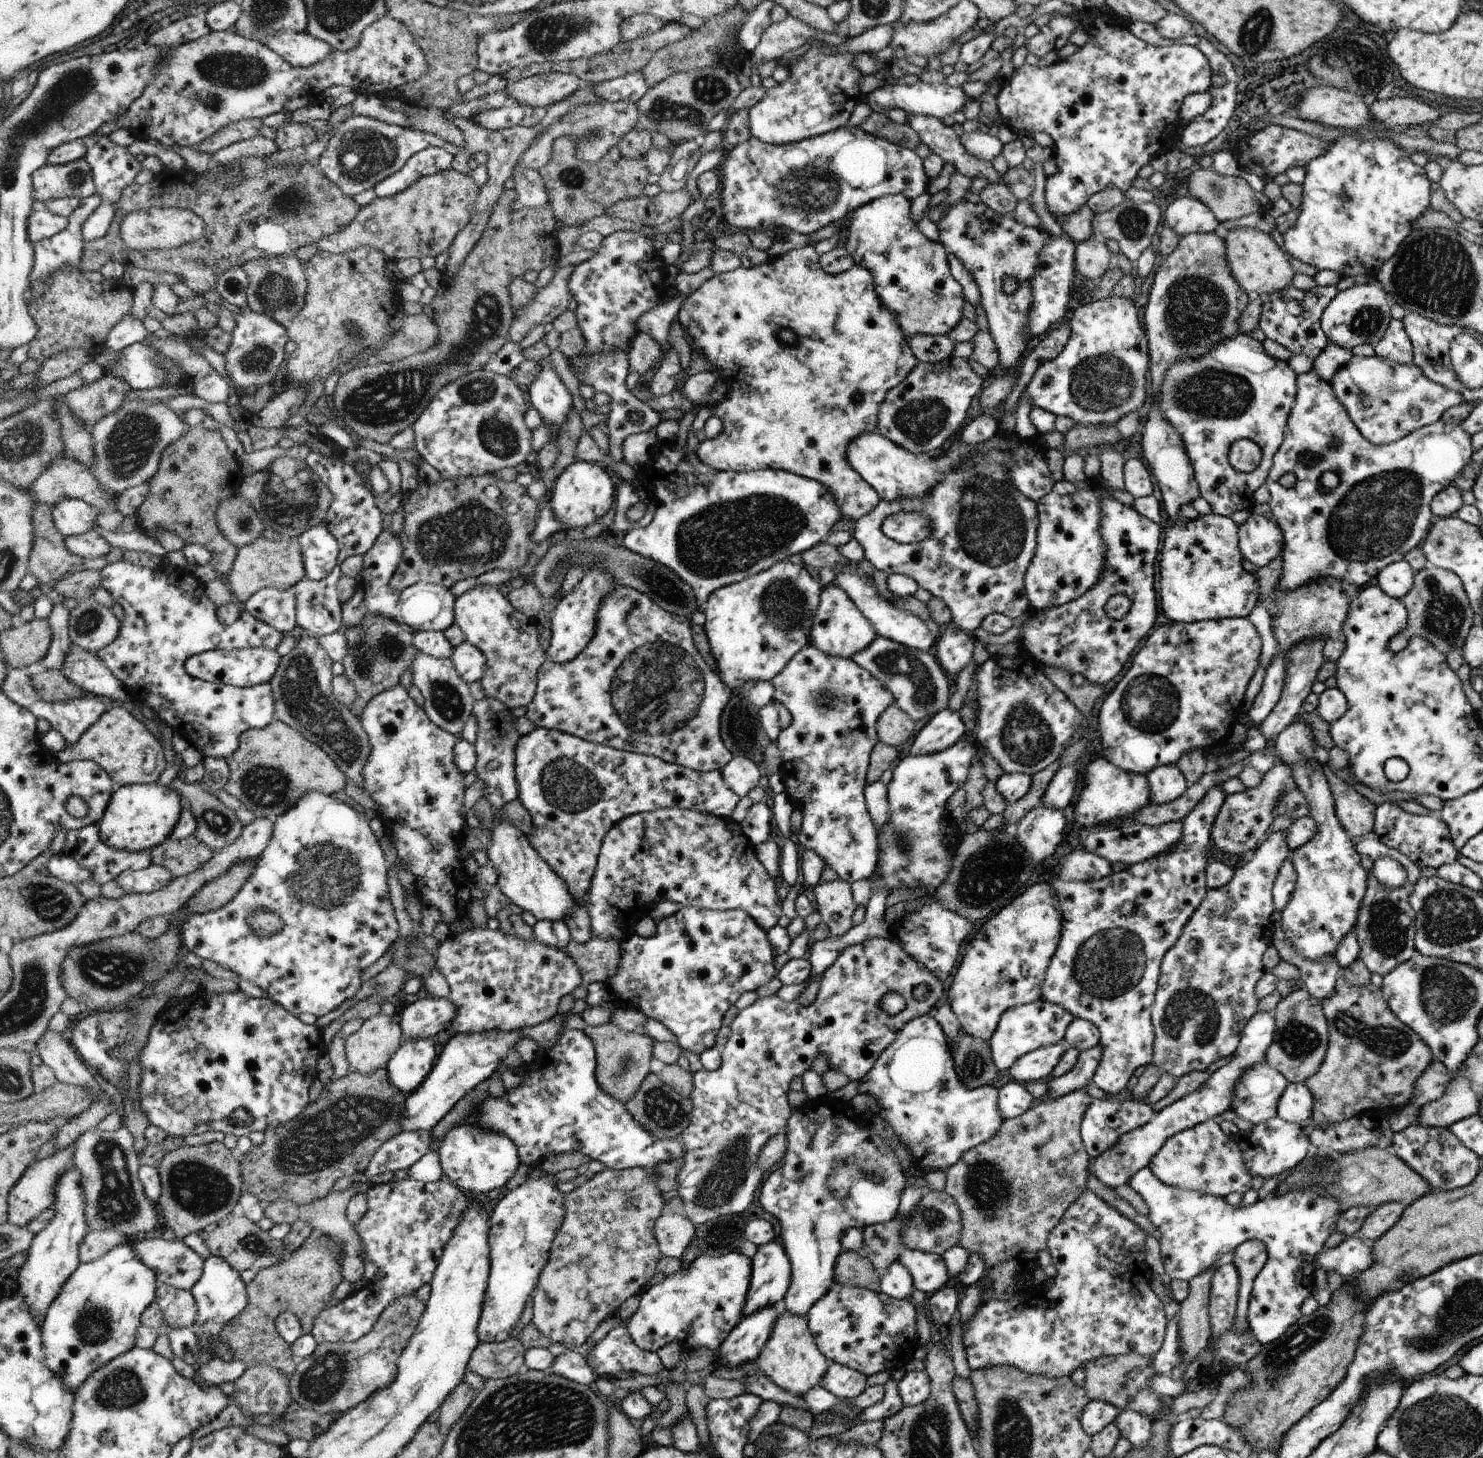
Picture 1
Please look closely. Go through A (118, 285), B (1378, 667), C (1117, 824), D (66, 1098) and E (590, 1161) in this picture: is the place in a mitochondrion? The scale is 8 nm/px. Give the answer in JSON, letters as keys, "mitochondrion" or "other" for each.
{"A":"other","B":"other","C":"other","D":"other","E":"other"}

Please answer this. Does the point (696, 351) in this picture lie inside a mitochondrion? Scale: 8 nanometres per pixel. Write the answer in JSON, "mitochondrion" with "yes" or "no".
{"mitochondrion":"no"}

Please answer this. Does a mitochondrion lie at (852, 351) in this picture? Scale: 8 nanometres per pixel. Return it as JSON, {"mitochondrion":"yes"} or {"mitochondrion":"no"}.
{"mitochondrion":"no"}

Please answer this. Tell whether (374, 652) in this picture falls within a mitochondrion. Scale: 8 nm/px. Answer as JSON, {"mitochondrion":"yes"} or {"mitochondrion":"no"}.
{"mitochondrion":"yes"}

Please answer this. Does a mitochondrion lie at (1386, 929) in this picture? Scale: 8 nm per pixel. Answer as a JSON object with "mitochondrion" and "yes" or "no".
{"mitochondrion":"yes"}

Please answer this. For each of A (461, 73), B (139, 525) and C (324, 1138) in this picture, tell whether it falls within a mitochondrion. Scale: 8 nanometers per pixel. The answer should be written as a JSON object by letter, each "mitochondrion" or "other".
{"A":"other","B":"other","C":"mitochondrion"}

